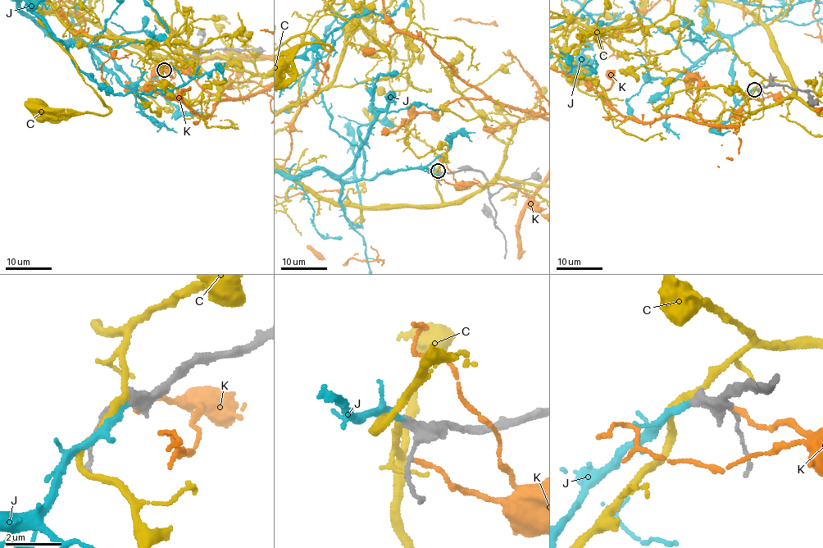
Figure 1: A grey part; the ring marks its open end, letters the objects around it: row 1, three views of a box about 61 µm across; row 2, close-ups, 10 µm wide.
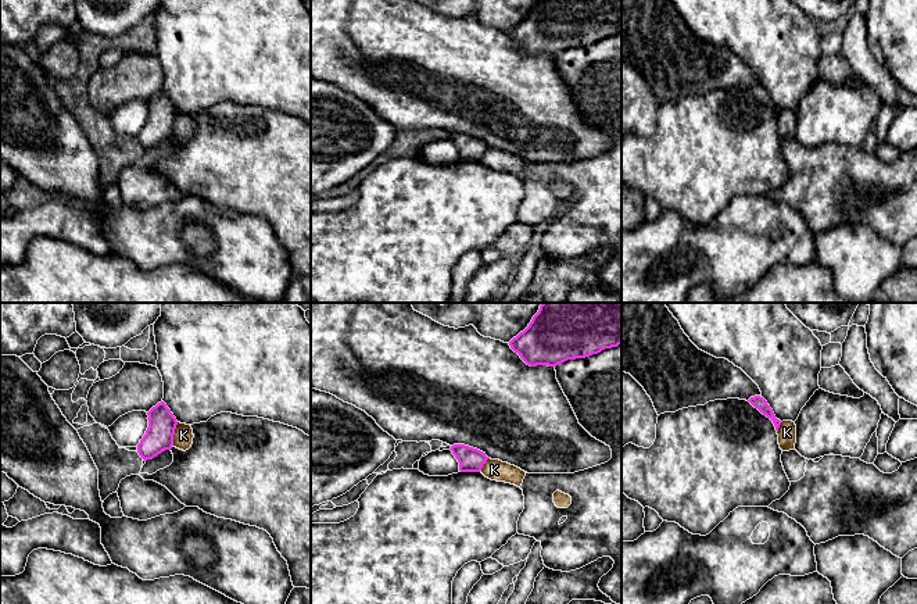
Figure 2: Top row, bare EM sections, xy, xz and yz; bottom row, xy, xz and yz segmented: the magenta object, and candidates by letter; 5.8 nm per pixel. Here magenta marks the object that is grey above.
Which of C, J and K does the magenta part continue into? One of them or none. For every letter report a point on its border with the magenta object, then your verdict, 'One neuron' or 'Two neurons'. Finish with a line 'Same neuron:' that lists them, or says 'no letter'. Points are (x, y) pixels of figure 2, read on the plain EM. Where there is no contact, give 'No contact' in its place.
C: No contact. Two neurons
J: No contact. One neuron
K: Touches magenta at xy (174, 122). Two neurons
Same neuron: J

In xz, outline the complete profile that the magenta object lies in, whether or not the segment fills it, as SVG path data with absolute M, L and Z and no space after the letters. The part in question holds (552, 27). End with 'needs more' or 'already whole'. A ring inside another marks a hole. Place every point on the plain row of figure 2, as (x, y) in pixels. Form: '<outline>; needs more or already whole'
M538 0L529 15L509 31L530 56L556 56L622 33L622 0Z; already whole

